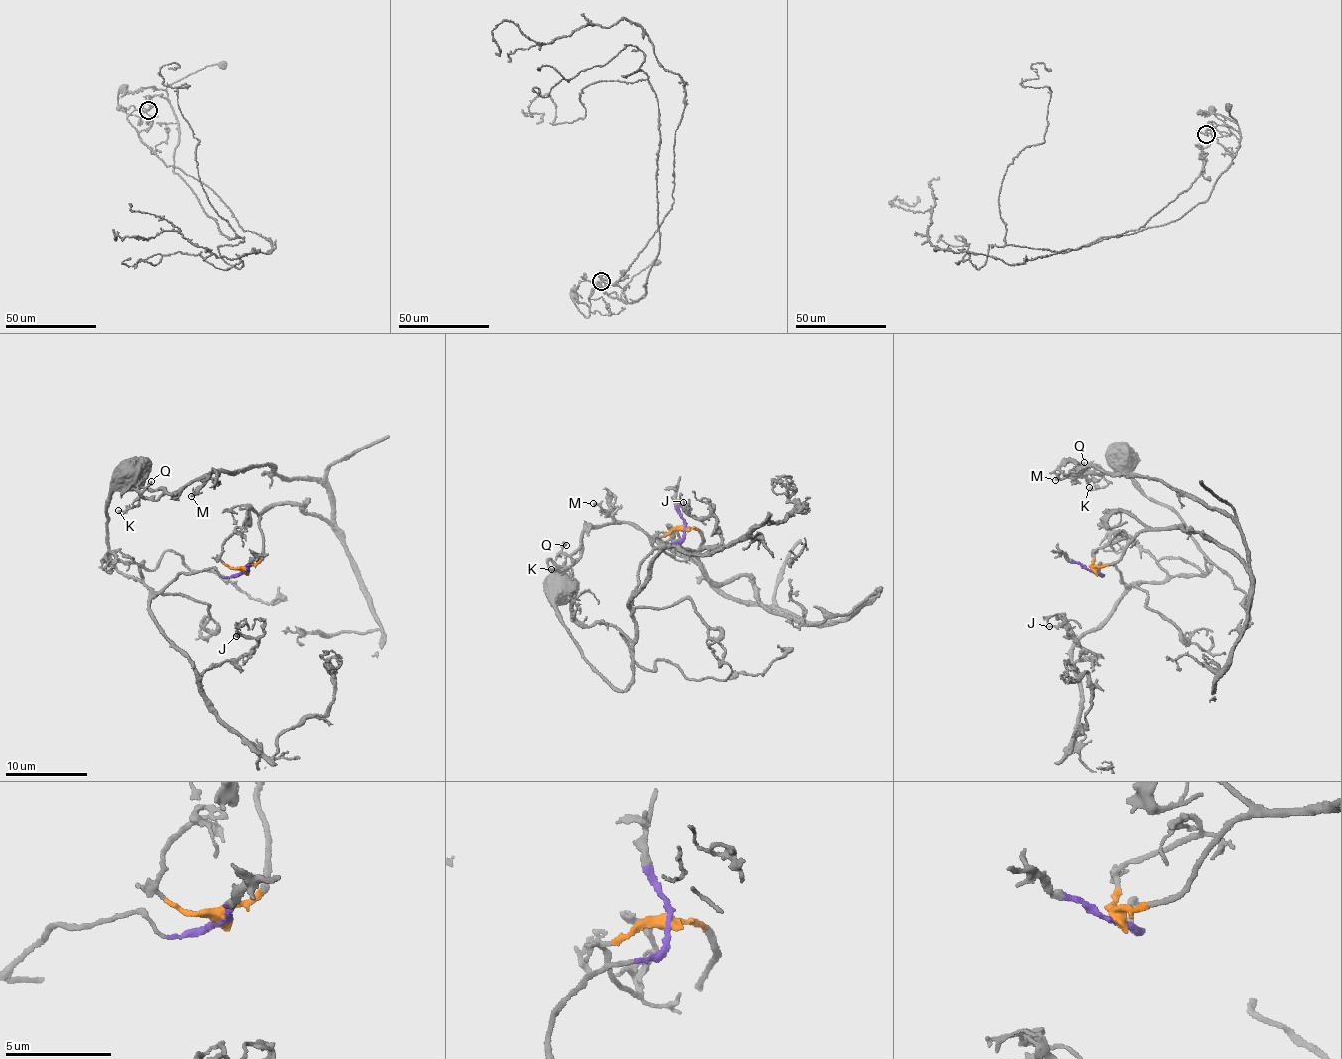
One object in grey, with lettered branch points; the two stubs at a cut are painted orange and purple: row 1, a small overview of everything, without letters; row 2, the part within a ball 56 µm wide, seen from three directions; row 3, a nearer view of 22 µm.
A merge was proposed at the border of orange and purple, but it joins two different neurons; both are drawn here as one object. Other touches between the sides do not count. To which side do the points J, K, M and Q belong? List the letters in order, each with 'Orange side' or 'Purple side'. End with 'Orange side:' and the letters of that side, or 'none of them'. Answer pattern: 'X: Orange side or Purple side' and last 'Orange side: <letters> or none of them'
J: Purple side
K: Orange side
M: Orange side
Q: Orange side
Orange side: K, M, Q

